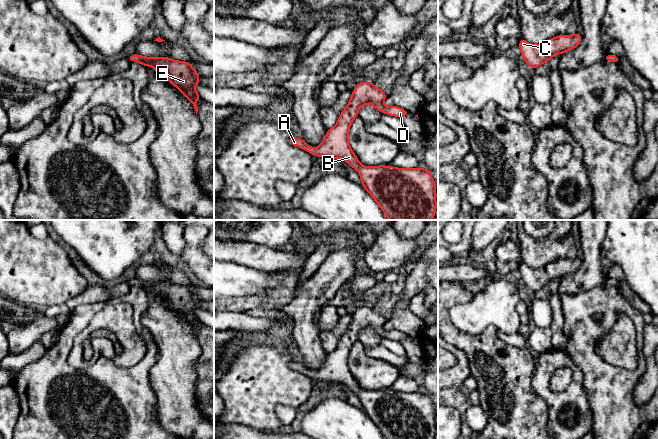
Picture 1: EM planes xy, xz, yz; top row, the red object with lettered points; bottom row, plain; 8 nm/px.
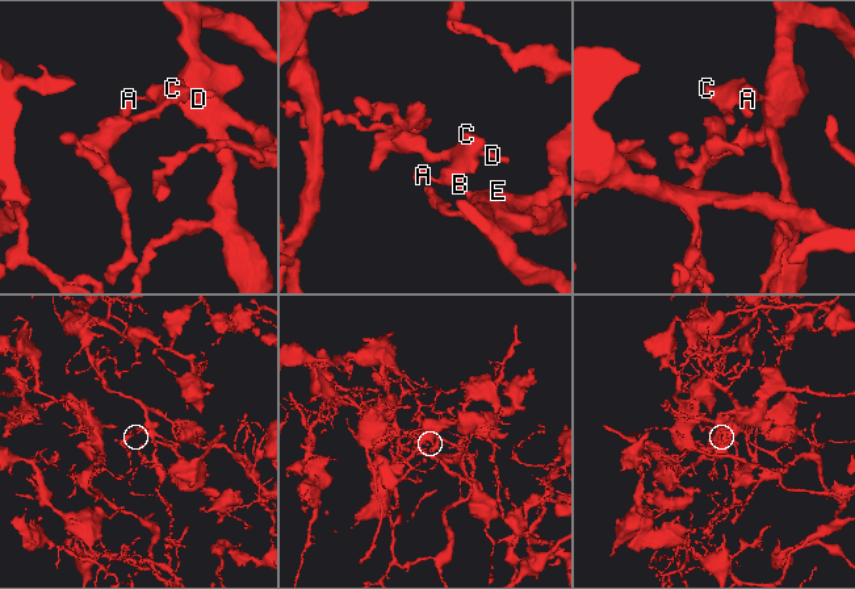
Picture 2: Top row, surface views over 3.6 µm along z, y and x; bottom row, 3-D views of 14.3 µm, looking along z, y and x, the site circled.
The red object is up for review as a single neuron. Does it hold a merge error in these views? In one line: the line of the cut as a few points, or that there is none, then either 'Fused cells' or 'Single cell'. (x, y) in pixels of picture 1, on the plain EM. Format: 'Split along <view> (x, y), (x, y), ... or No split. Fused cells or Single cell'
No split. Single cell

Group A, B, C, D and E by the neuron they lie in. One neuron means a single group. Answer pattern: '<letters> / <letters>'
A B C D E

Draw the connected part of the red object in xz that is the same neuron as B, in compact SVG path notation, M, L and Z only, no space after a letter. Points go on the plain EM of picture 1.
M373 306L357 307L347 331L341 336L337 348L328 353L317 372L292 359L290 367L324 383L340 382L356 393L364 413L381 431L385 439L435 439L436 409L432 397L425 392L396 392L393 390L366 391L362 389L349 369L349 353L358 341L359 332L371 328L390 340L403 341L410 336L383 329L387 319Z

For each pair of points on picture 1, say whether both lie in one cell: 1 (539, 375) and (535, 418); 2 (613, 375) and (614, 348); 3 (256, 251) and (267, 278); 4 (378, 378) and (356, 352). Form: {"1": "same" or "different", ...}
{"1": "different", "2": "different", "3": "different", "4": "same"}

